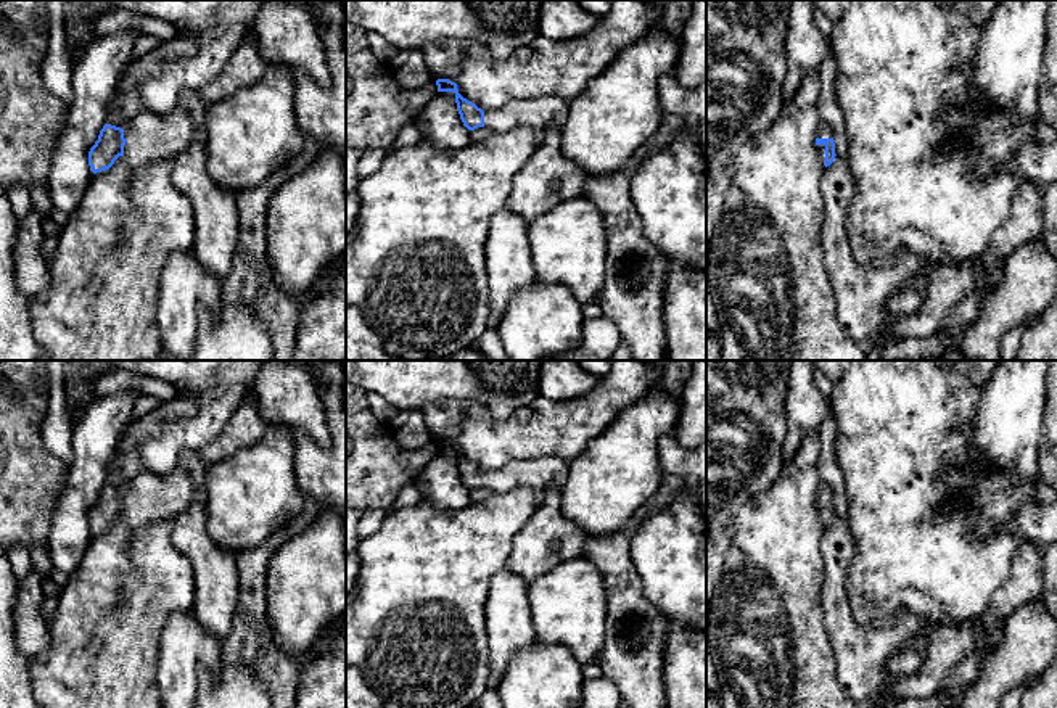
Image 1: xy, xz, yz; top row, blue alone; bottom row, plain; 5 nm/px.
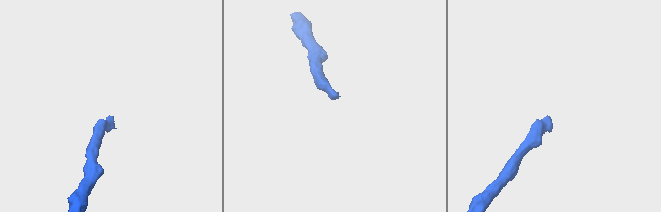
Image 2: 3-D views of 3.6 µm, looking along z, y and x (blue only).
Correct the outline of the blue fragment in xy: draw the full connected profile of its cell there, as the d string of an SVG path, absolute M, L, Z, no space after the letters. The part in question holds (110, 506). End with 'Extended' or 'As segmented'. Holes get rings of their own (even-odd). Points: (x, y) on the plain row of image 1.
M182 451L169 475L143 468L125 489L105 484L88 512L88 526L97 534L109 529L119 517L140 526L177 517L190 505L204 502L206 465L196 451Z. Extended

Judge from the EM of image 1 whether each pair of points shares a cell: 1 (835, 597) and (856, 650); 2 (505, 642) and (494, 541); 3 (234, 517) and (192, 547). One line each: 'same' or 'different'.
1: same
2: different
3: different

